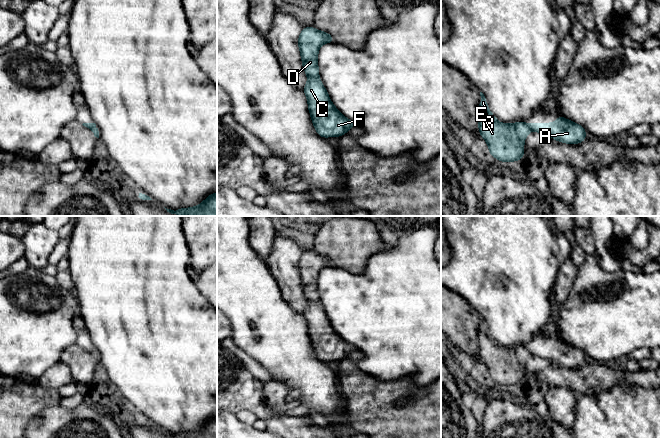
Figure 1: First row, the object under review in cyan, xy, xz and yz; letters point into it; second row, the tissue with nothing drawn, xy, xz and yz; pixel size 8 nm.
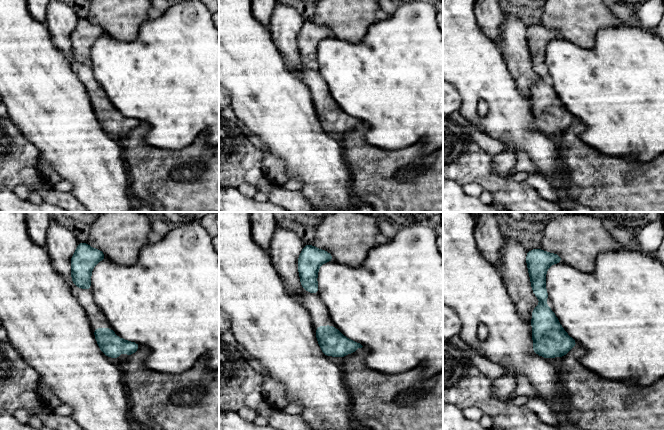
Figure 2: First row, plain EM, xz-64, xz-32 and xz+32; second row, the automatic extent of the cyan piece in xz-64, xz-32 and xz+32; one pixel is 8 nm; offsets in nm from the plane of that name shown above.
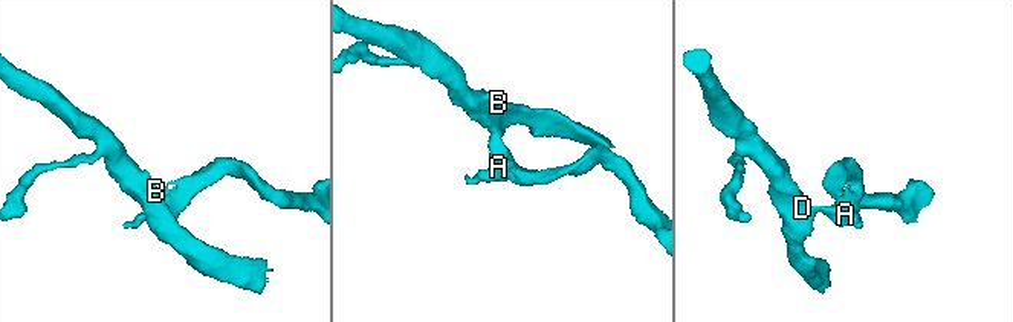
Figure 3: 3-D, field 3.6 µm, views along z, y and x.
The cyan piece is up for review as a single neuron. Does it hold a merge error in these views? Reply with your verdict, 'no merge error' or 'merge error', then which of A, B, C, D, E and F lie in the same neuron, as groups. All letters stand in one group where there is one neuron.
merge error | A C F / B D E

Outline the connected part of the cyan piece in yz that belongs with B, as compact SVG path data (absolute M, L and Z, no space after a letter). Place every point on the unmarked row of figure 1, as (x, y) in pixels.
M480 316L481 325L477 336L480 360L487 366L489 377L501 386L523 383L524 365L530 355L526 347L500 347L490 336L486 322Z

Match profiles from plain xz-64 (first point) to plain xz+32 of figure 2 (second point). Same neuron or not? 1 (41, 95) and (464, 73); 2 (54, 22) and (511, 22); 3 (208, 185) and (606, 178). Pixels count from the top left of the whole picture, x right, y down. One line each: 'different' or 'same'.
1: same
2: same
3: same

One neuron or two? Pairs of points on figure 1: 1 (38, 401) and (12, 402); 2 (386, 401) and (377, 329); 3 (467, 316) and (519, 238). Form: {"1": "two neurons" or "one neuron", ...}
{"1": "one neuron", "2": "two neurons", "3": "two neurons"}

